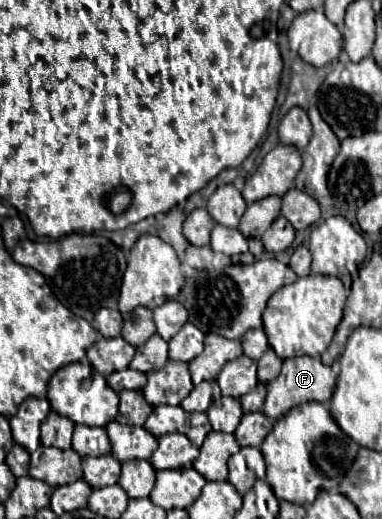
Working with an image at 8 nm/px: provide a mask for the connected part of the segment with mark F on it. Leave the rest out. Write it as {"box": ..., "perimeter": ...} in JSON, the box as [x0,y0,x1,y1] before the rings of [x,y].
{"box":[263,356,335,418],"perimeter":[[[313,356],[287,358],[283,362],[283,370],[281,370],[279,378],[275,378],[267,384],[267,398],[265,398],[263,412],[269,418],[281,418],[289,408],[293,408],[293,404],[297,406],[297,404],[311,402],[311,400],[329,402],[333,390],[335,390],[335,374],[319,358],[313,358]]]}

